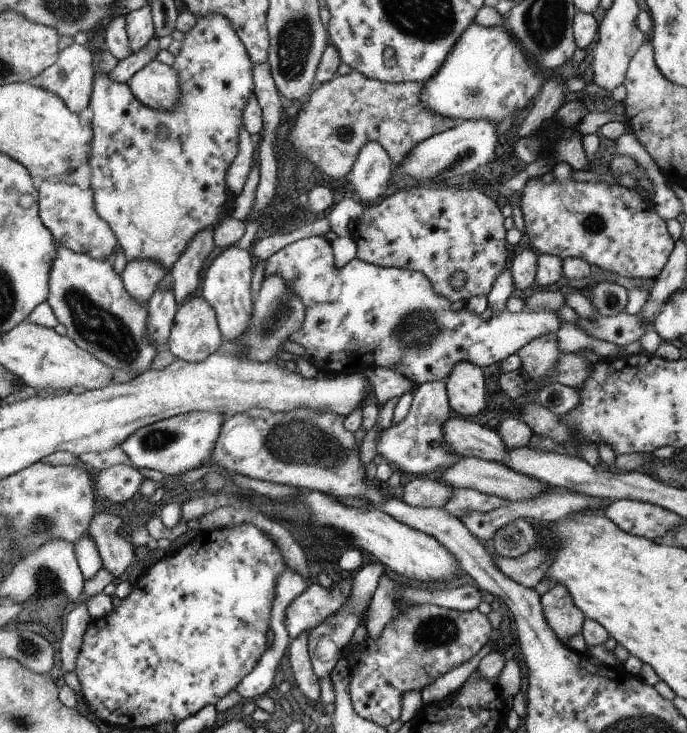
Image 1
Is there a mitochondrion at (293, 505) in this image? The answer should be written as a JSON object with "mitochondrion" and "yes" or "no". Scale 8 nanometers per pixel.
{"mitochondrion":"yes"}

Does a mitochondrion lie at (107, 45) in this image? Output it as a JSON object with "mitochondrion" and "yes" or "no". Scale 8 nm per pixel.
{"mitochondrion":"no"}

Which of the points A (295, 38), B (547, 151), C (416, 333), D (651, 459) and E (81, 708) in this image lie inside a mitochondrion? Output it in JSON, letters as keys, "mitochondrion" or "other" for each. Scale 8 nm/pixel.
{"A":"mitochondrion","B":"other","C":"mitochondrion","D":"other","E":"other"}

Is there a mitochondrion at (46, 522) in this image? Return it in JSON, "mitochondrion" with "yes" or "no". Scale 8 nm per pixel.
{"mitochondrion":"yes"}

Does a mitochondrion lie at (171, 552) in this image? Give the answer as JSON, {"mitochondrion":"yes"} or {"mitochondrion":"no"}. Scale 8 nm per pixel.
{"mitochondrion":"no"}

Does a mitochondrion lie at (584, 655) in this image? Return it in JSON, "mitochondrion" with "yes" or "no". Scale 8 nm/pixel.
{"mitochondrion":"no"}

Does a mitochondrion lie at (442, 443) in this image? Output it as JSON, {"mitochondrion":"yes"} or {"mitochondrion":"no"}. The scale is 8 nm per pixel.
{"mitochondrion":"no"}

